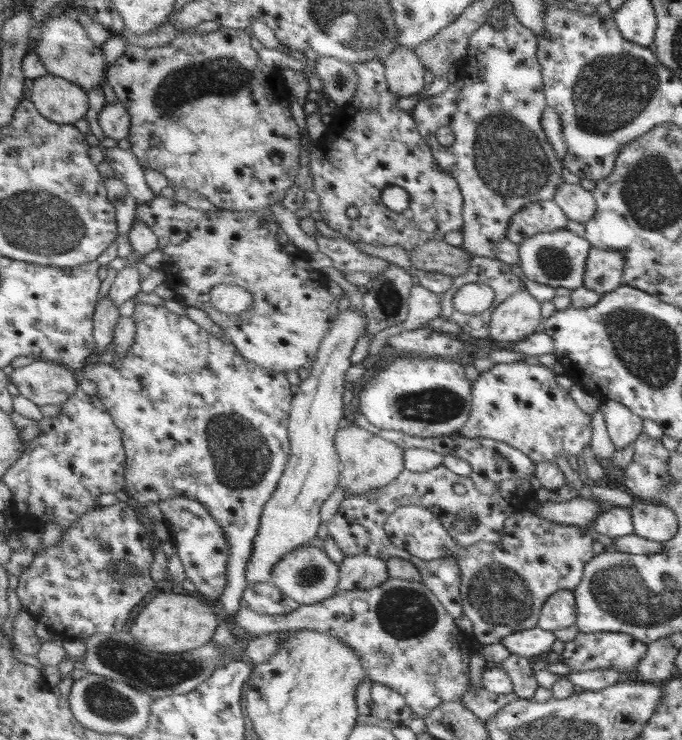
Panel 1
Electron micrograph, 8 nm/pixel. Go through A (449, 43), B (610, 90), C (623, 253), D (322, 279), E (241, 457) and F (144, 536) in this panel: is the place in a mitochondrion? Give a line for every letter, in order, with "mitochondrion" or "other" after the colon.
A: mitochondrion
B: mitochondrion
C: other
D: other
E: mitochondrion
F: other

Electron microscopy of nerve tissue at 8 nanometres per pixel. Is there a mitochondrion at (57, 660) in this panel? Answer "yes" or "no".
no

